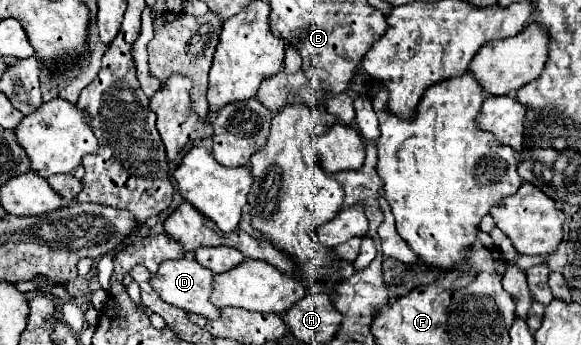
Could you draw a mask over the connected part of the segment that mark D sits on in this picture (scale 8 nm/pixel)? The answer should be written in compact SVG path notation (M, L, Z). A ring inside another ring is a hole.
M178 258L178 260L166 260L160 264L158 272L150 278L150 286L156 290L156 294L164 300L170 302L176 308L182 308L186 312L194 312L200 314L204 318L218 318L220 310L214 308L214 304L210 304L210 286L212 286L212 270L206 270L204 266L198 266L198 262L194 258Z

